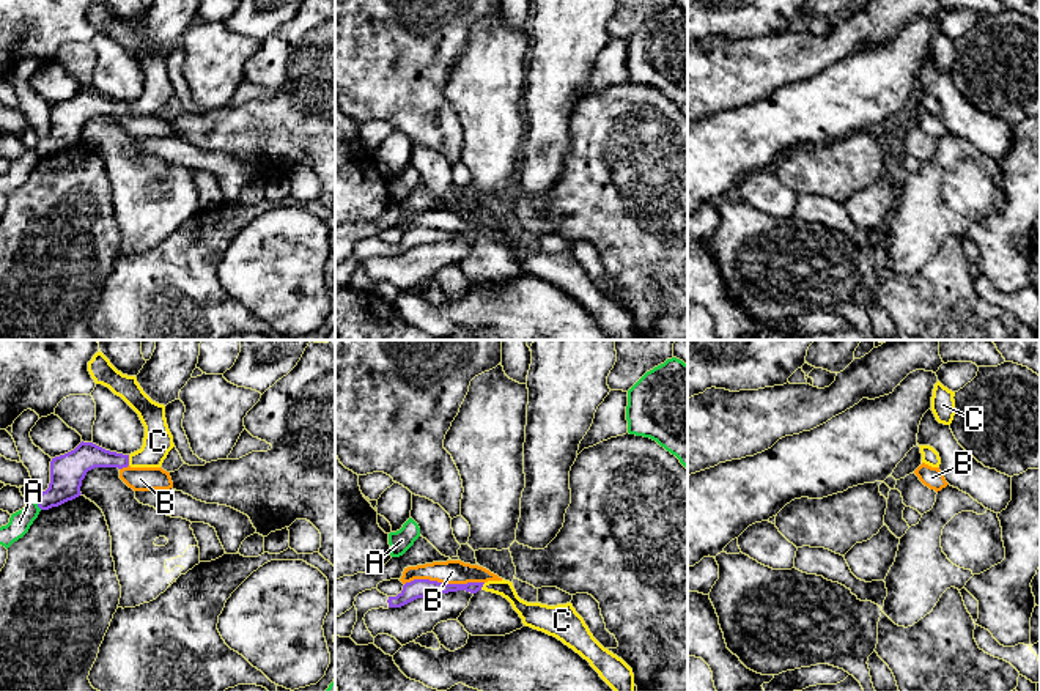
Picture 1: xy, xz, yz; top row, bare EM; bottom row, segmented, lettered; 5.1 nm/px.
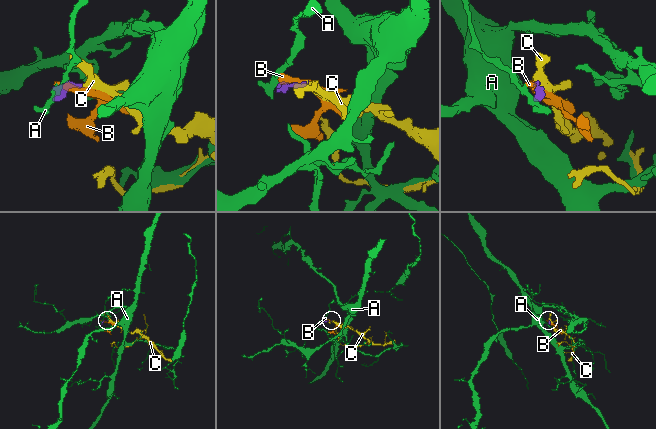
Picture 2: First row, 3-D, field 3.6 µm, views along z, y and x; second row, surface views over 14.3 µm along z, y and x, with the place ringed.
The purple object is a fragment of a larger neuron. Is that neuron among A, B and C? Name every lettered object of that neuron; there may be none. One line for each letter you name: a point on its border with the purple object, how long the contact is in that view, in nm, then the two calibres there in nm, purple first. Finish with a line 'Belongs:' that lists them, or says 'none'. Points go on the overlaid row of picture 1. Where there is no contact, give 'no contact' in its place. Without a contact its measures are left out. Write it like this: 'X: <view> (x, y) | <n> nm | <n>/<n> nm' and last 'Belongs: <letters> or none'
C: xy (128, 460) | 60 nm | 140/150 nm
Belongs: C

